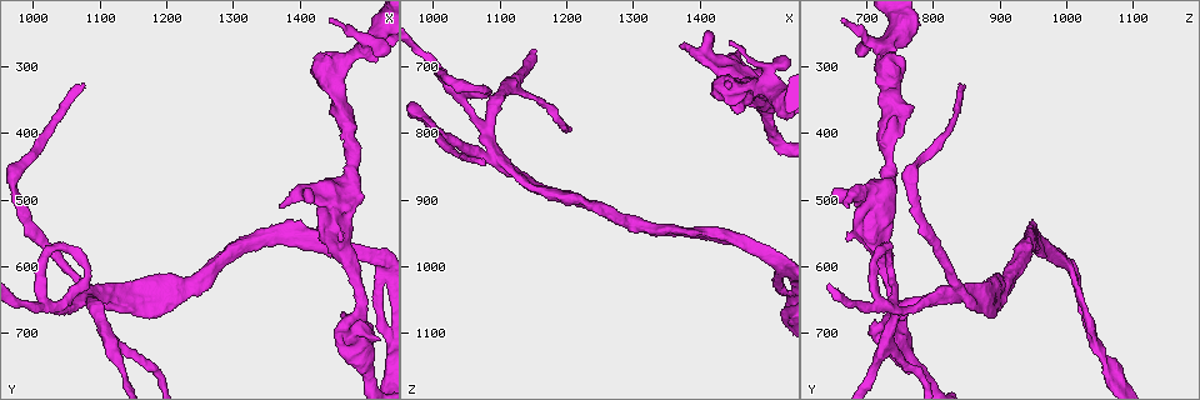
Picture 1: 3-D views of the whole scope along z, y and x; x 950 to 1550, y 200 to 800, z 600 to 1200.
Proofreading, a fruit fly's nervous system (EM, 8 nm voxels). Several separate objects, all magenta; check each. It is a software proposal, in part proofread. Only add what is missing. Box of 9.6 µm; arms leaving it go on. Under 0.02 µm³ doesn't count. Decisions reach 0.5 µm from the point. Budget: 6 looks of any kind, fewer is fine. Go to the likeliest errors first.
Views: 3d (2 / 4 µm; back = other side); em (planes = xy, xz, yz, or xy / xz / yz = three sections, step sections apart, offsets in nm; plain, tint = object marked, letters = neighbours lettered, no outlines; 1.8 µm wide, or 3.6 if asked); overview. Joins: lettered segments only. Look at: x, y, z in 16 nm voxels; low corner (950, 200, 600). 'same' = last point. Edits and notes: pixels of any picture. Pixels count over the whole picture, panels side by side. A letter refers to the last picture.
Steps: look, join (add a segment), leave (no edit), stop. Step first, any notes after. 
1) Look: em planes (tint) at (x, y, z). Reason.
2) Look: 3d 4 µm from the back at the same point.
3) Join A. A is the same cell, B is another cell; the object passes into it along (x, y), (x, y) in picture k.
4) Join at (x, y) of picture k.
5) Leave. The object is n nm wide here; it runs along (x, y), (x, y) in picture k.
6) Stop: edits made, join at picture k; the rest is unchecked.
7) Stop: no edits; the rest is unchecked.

Look: 3d 2 µm from the back at (1035, 665, 740). Four arms meet.

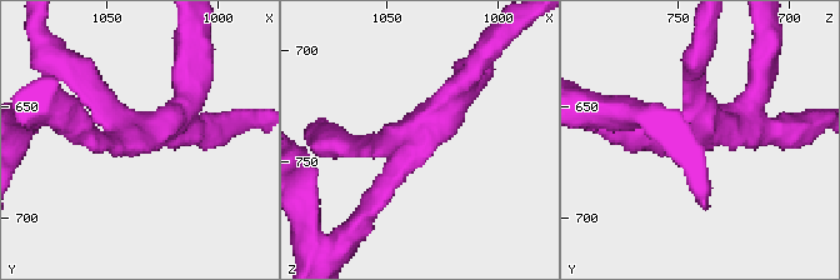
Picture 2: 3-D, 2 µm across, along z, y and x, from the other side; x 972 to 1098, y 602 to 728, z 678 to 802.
Look: em planes (letters) at (1038, 660, 739).

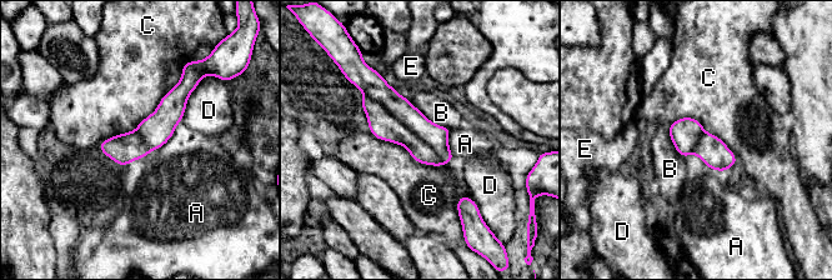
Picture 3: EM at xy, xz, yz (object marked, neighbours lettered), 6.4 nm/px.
Leave. A, B, C, D and E are other cells; no lettered segment goes on from it.

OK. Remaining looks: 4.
Look: em 3.6 µm yz step 8 (tint) at (1080, 330, 840). An open end.

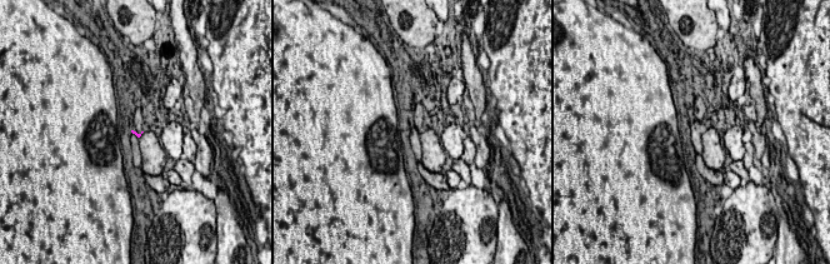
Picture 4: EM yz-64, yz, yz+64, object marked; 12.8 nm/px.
Look: em 3.6 µm planes (letters) at the same point. Cut it another way.

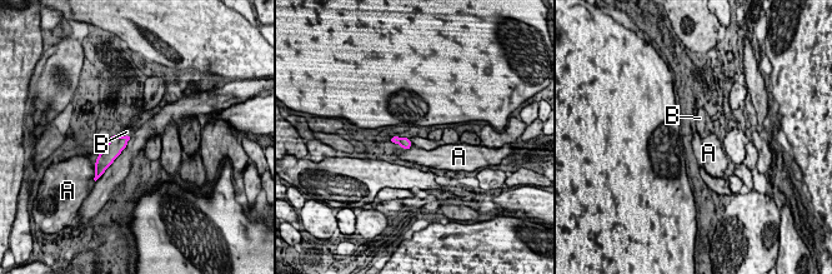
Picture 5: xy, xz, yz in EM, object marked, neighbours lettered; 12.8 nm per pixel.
Join B. B is the same cell, A is another cell; the object passes into it along (116, 144), (125, 135), (126, 131) in picture 5; it goes on there.

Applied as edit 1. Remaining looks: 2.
Look: overview.

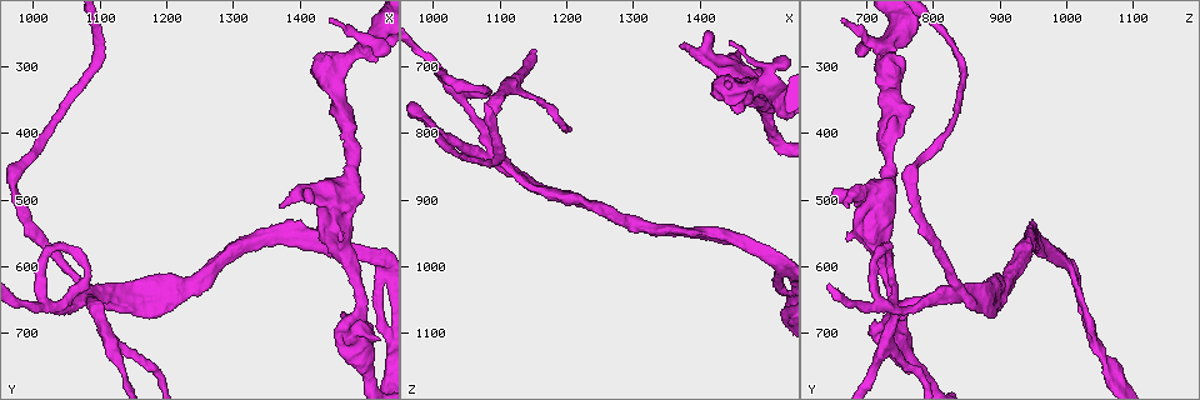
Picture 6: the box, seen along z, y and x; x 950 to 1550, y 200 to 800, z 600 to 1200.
Look: em planes (letters) at (1090, 635, 835). Two arms in line, one across.

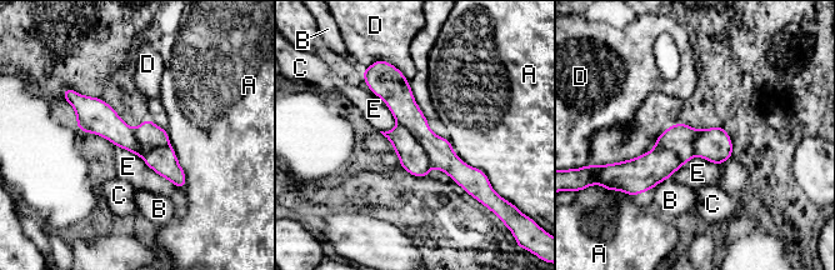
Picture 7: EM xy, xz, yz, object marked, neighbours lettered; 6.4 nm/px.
Leave. The longest contact is with E, 500 nm; A, B, C, D and E are other cells; a border runs along (115, 145), (134, 153), (181, 189) in picture 7; no lettered segment goes on from it.

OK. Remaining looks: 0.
Stop: edits made, join at picture 5; the rest is unchecked.

